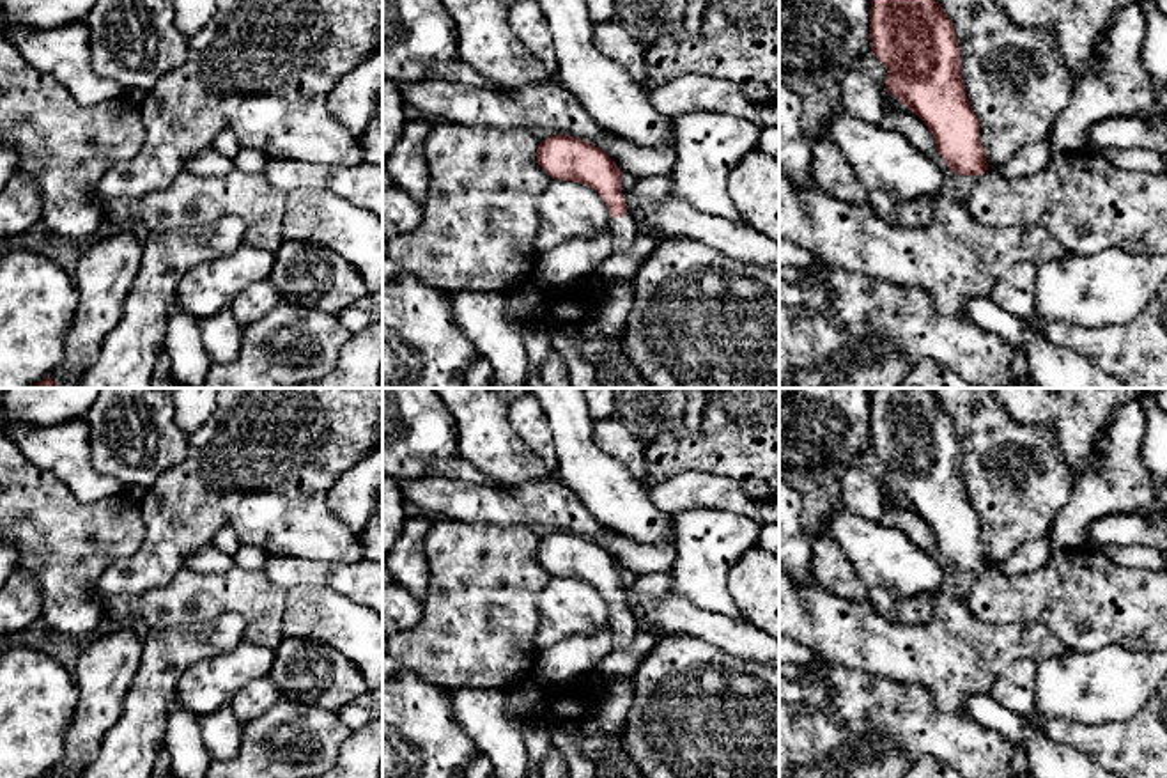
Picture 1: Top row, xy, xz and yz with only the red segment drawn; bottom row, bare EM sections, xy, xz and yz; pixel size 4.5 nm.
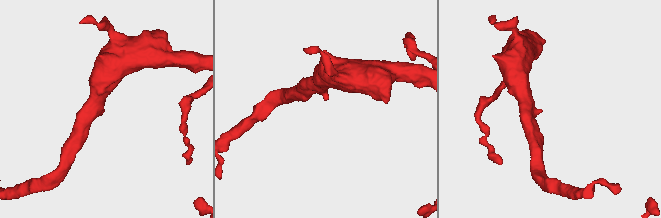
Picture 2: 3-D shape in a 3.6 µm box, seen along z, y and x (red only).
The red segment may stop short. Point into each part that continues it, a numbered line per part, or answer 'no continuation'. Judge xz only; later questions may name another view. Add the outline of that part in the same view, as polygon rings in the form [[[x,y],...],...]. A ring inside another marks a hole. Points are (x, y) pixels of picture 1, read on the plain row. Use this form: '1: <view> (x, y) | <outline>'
1: xz (624, 626) | [[[629,610],[620,615],[611,615],[611,629],[613,629],[613,647],[627,649],[632,643],[636,622]]]

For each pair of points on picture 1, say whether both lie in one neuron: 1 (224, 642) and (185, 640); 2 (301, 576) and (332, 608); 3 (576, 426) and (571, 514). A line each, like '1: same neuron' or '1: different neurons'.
1: same neuron
2: different neurons
3: different neurons

